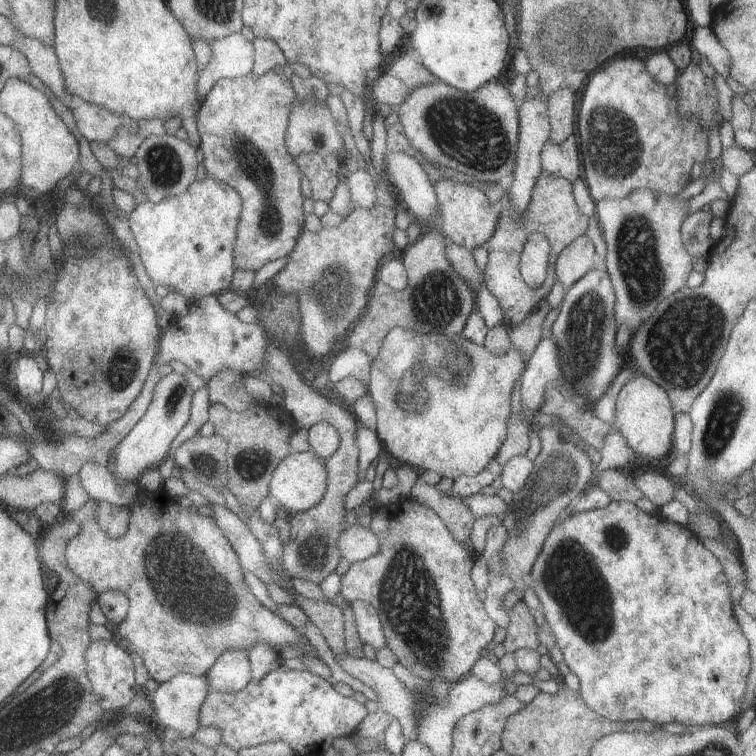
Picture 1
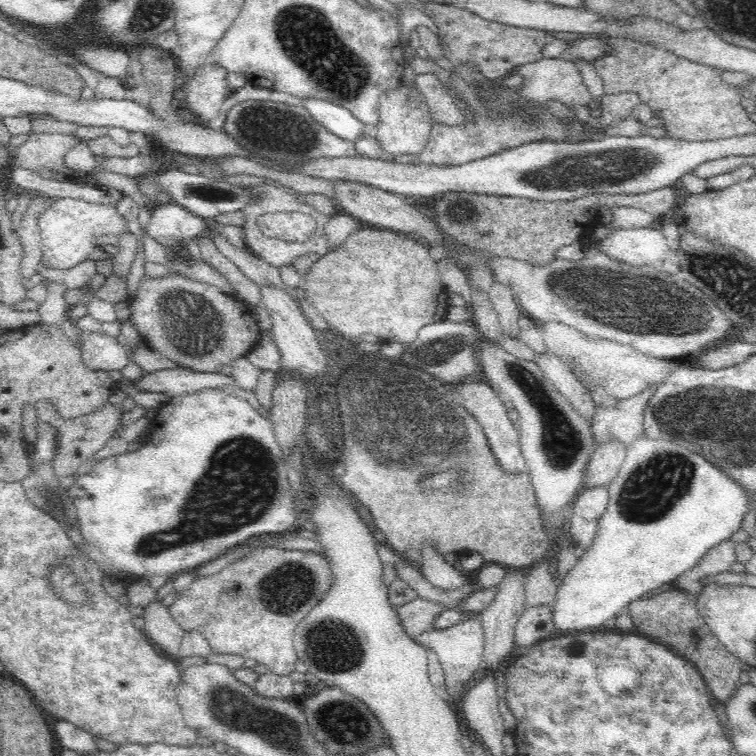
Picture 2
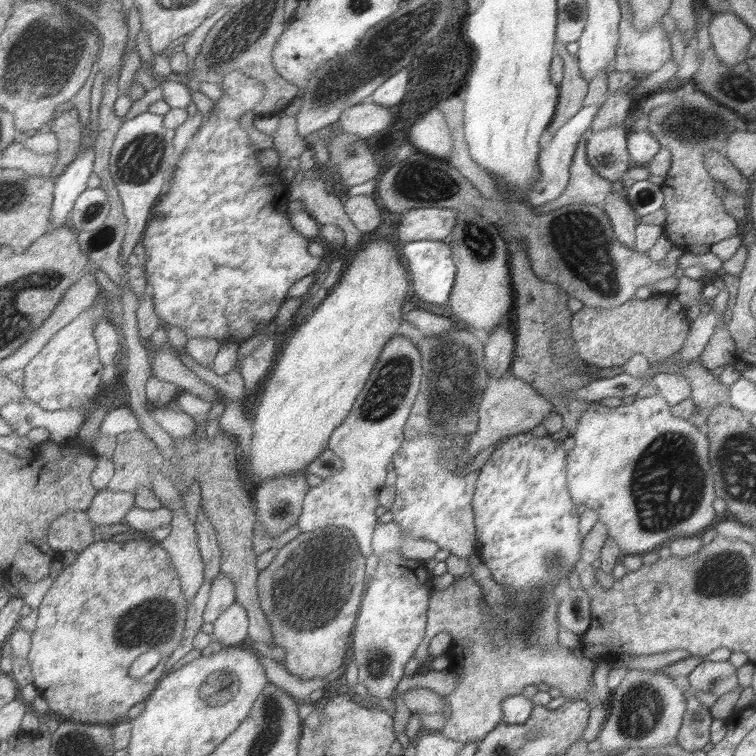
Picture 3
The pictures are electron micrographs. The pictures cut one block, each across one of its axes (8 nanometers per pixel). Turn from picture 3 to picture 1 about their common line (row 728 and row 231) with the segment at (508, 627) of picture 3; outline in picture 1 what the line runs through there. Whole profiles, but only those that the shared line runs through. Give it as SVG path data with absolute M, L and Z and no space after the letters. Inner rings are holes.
M441 178L435 182L435 194L437 194L437 204L441 208L441 228L443 228L443 238L451 240L457 246L463 248L479 248L485 246L487 240L491 240L497 224L497 214L491 212L491 202L487 196L483 196L481 190L469 184L455 182L451 178Z

